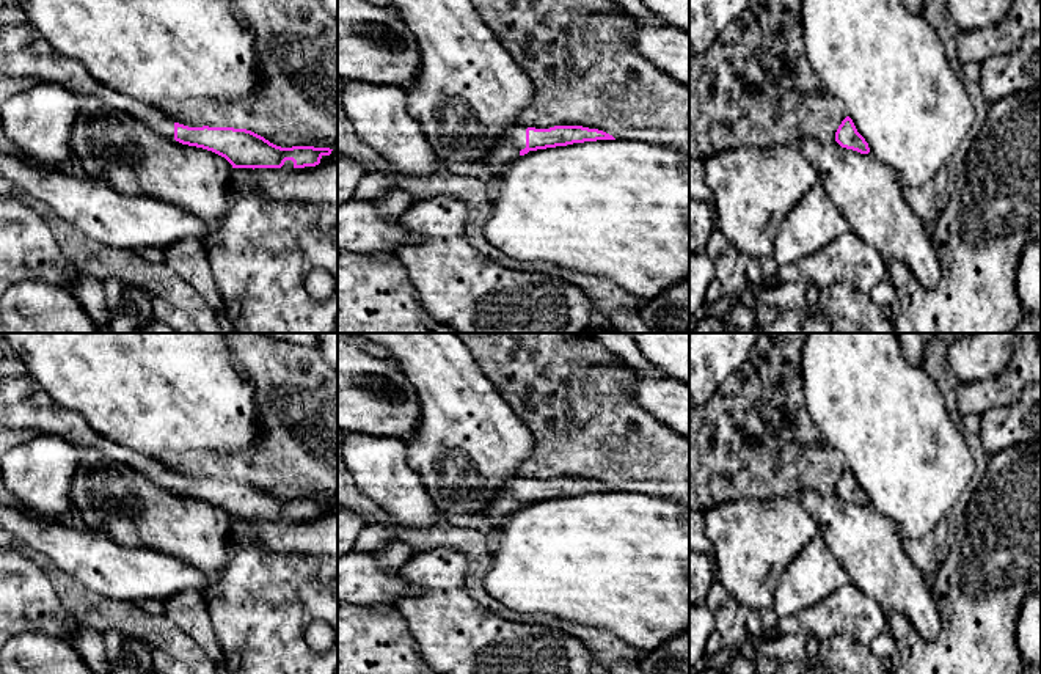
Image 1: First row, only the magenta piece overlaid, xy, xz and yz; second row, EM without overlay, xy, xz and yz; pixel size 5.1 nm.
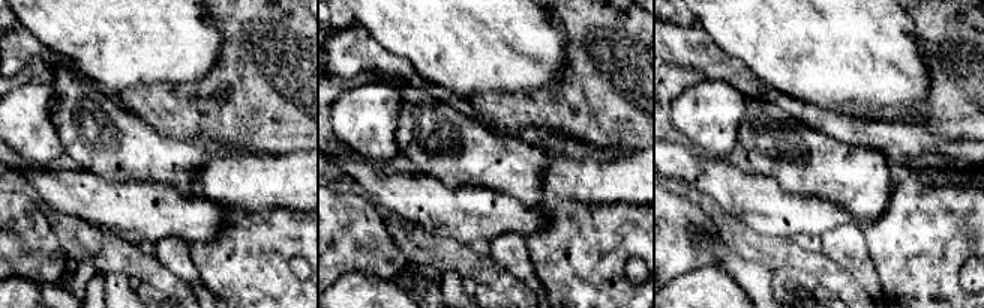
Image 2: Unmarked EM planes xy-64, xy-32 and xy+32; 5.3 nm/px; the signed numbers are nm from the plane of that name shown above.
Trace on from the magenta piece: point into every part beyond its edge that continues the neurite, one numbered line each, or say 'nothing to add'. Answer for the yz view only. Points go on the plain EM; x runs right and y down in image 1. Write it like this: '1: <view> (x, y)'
nothing to add

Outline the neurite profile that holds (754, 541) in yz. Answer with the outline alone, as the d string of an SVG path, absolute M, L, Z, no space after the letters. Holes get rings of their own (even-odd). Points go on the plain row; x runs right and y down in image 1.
M798 496L736 500L721 503L703 514L705 534L713 545L716 581L747 610L768 610L774 588L799 550L820 534L818 522Z

